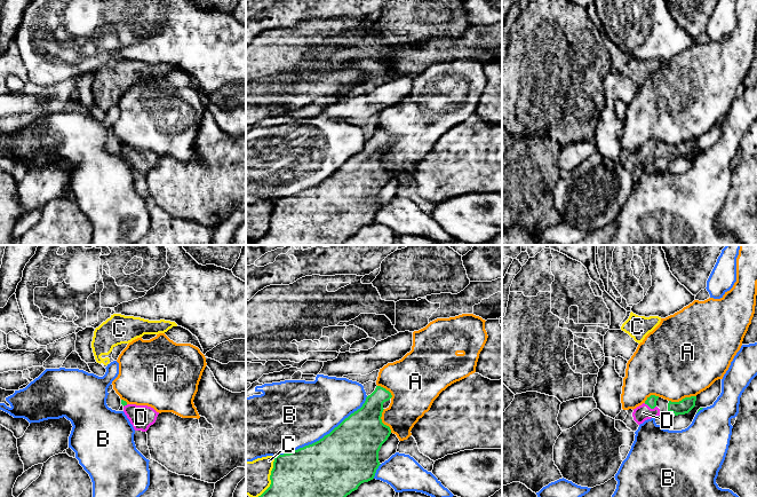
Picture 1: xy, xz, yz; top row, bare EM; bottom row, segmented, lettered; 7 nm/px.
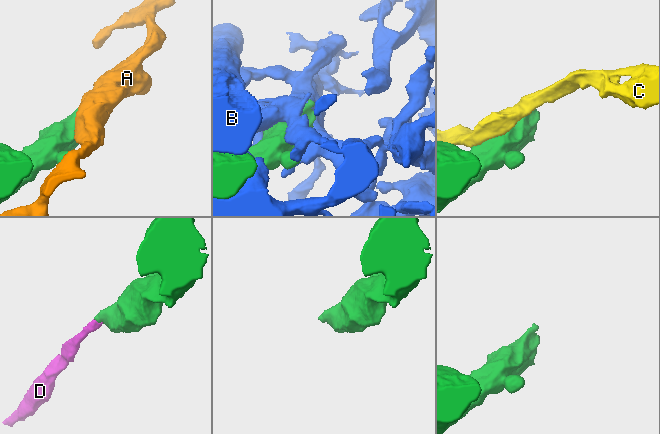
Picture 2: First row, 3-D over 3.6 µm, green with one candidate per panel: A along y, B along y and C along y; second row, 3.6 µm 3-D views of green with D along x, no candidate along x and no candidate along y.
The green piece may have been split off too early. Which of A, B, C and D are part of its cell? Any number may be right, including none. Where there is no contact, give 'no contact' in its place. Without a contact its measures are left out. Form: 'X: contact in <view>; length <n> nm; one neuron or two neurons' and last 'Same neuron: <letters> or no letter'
A: contact in yz; length 200 nm; two neurons
B: contact in xz; length 800 nm; two neurons
C: contact in xz; length 320 nm; two neurons
D: contact in yz; length 90 nm; one neuron
Same neuron: D

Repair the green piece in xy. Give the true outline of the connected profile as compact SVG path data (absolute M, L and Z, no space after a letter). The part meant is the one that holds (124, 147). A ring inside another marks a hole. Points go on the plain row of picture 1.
M121 143L123 156L135 174L146 175L157 164L159 156L148 149L128 148Z

